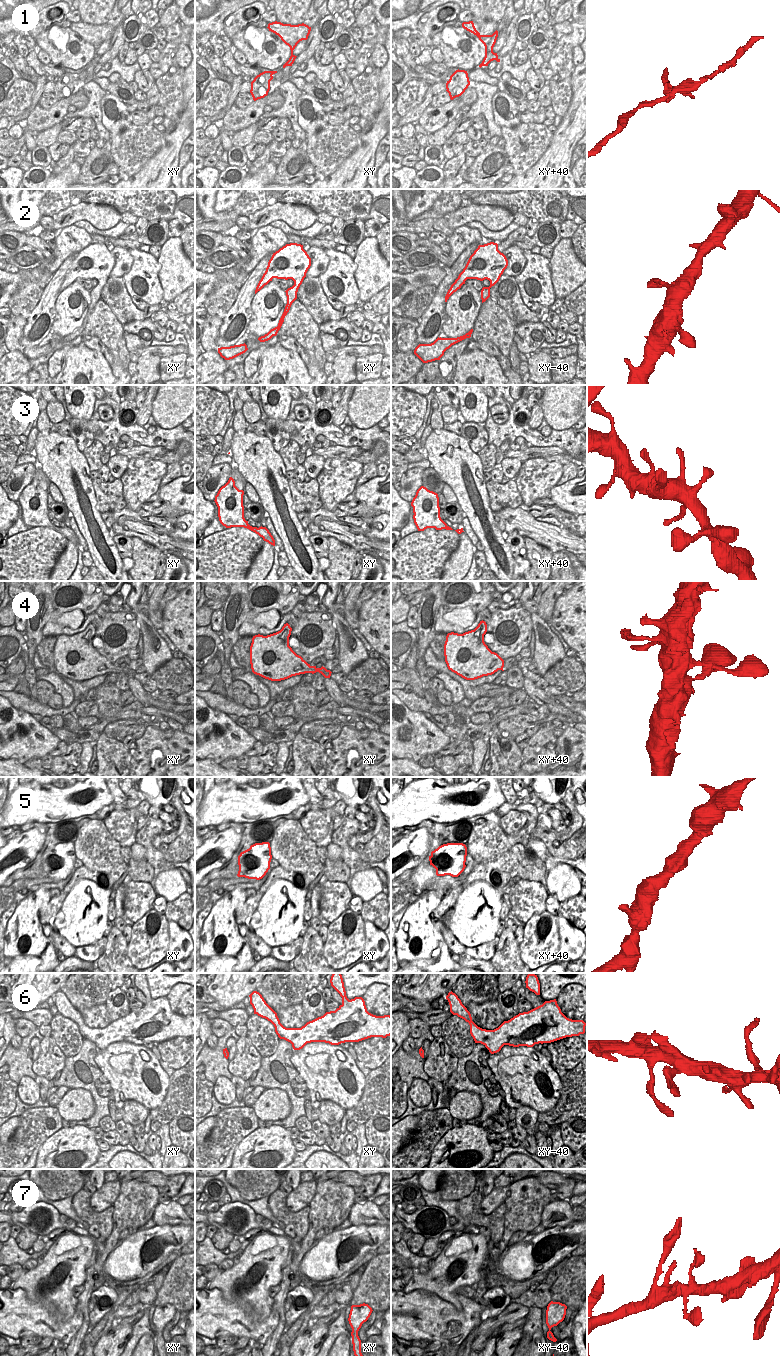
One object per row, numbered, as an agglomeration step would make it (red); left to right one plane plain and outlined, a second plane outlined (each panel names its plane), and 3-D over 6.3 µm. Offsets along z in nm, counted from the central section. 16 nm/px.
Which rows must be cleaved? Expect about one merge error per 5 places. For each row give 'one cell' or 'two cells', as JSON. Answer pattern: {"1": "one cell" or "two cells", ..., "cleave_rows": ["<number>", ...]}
{"1": "two cells", "2": "one cell", "3": "one cell", "4": "one cell", "5": "one cell", "6": "one cell", "7": "one cell", "cleave_rows": ["1"]}

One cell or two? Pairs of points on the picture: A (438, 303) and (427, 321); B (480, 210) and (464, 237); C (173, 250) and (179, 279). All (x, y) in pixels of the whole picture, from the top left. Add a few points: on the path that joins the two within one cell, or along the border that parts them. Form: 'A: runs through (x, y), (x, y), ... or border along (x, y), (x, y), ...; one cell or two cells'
A: runs through (437, 307), (430, 317); one cell
B: border along (465, 224), (453, 230); two cells
C: runs through (173, 257), (176, 272); one cell

